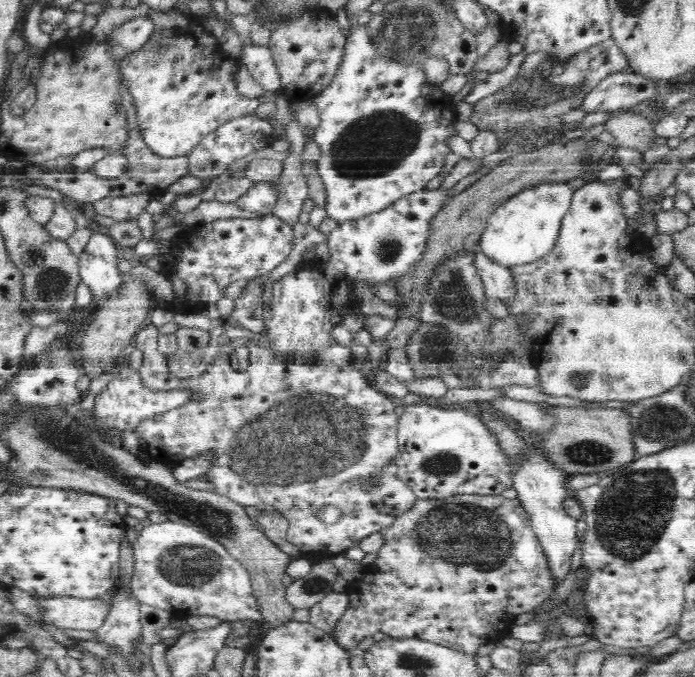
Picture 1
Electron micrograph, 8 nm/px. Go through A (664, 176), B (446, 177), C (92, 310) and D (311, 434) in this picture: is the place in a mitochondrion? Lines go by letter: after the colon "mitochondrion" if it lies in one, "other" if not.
A: other
B: other
C: other
D: mitochondrion

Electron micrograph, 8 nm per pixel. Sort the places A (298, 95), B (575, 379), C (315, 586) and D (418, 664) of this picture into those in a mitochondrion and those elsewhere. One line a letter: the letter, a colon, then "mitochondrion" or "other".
A: other
B: mitochondrion
C: mitochondrion
D: mitochondrion

